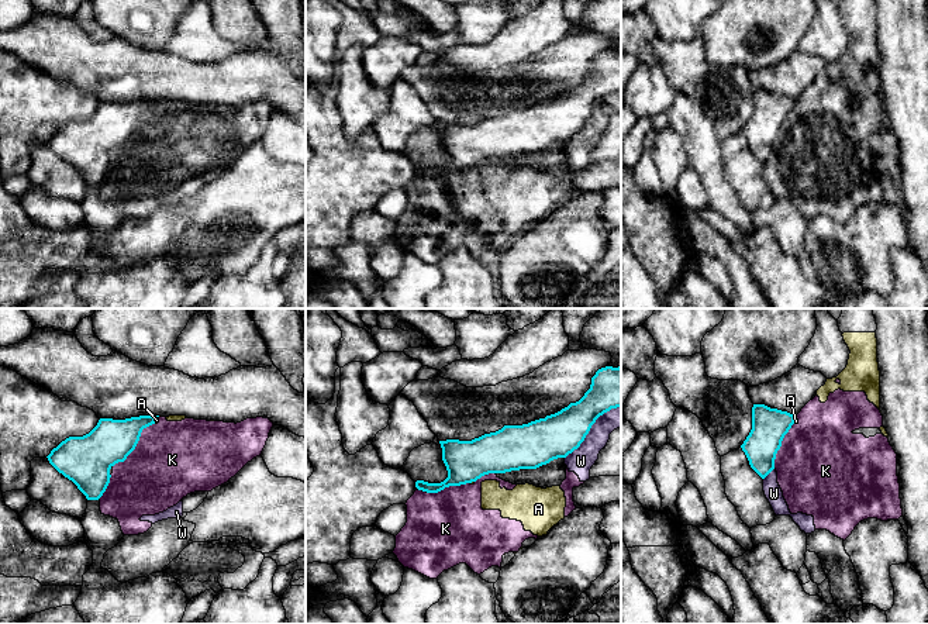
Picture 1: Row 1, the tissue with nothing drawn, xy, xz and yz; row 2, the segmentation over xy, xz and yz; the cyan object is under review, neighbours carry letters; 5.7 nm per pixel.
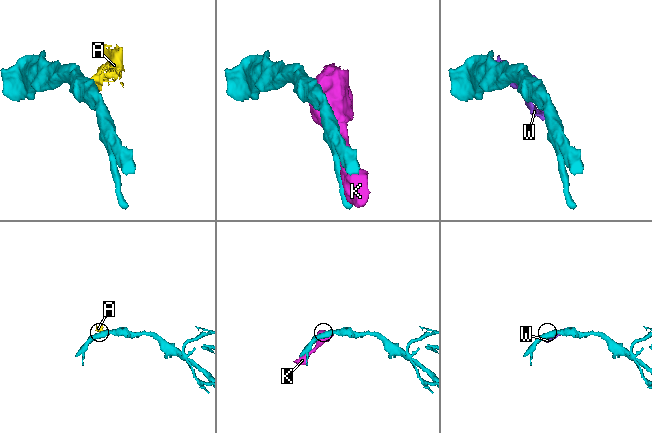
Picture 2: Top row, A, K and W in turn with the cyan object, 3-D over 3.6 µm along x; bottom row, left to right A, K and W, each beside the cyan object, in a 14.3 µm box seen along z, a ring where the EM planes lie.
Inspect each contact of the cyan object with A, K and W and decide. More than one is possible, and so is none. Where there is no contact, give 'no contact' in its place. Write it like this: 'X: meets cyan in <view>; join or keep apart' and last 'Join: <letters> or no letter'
A: meets cyan in xy; keep apart
K: meets cyan in xy; keep apart
W: meets cyan in xz; keep apart
Join: no letter

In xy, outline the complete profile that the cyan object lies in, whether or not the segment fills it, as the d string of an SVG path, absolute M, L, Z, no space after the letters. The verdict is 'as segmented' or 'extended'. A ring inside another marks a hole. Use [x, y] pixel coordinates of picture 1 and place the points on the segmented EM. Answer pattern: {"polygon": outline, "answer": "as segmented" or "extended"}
{"polygon": "M158 417L100 418L89 434L66 438L46 458L87 500L99 500L110 483L110 469L127 459L142 430L155 424Z", "answer": "as segmented"}

